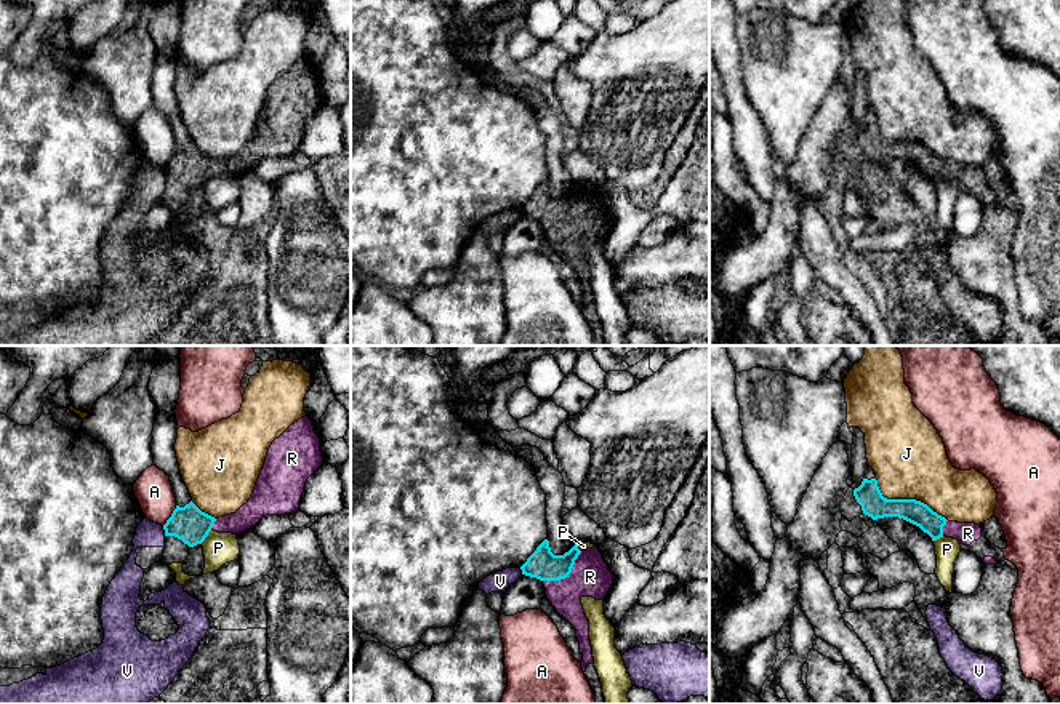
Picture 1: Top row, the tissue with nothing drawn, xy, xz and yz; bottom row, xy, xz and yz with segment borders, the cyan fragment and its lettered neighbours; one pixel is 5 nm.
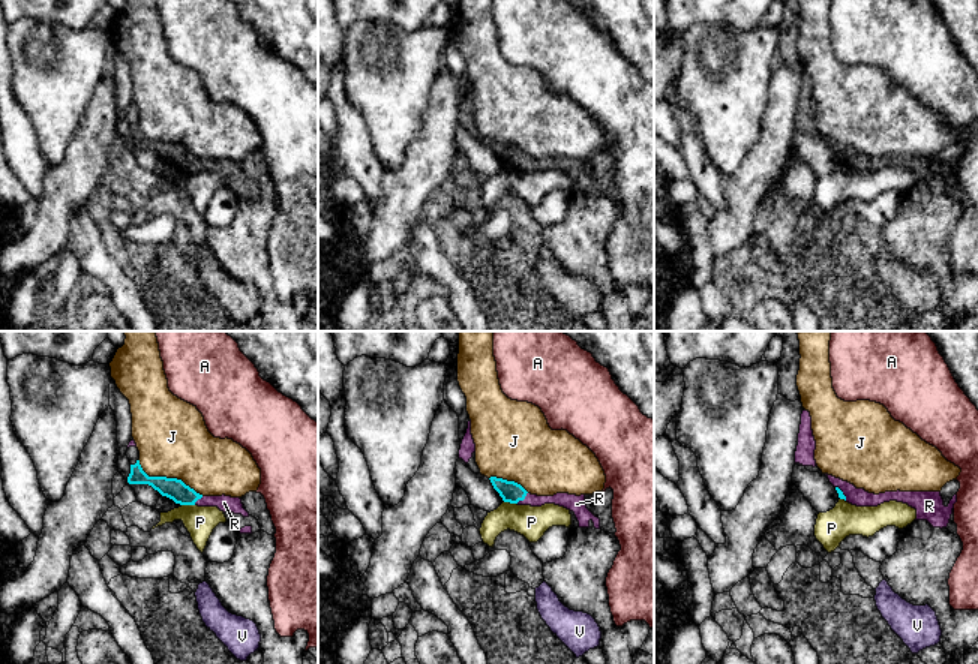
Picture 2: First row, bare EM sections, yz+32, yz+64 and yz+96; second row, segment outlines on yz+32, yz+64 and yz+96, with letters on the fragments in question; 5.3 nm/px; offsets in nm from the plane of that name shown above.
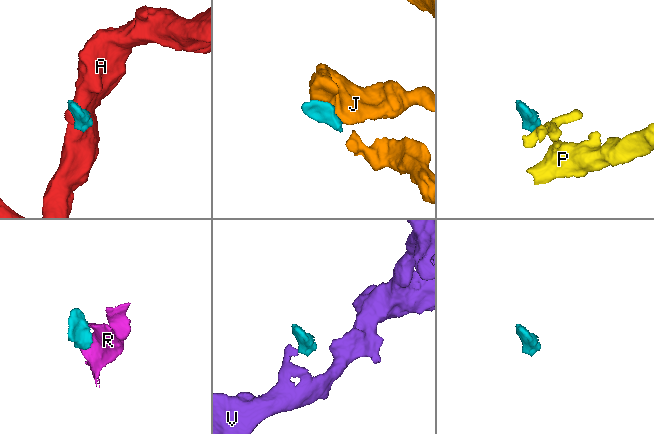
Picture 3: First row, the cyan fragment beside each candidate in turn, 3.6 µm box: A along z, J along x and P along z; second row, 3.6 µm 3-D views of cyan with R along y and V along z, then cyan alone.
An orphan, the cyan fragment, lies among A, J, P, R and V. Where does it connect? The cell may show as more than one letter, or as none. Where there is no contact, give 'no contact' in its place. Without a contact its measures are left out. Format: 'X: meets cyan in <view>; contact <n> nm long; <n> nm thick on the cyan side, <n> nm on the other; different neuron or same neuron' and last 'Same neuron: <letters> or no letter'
A: meets cyan in xy; contact 130 nm long; 180 nm thick on the cyan side, 190 nm on the other; different neuron
J: meets cyan in yz; contact 440 nm long; 130 nm thick on the cyan side, 380 nm on the other; different neuron
P: meets cyan in xy; contact 90 nm long; 180 nm thick on the cyan side, 160 nm on the other; different neuron
R: meets cyan in xz; contact 260 nm long; 150 nm thick on the cyan side, 200 nm on the other; same neuron
V: meets cyan in xy; contact 50 nm long; 180 nm thick on the cyan side, 130 nm on the other; different neuron
Same neuron: R

